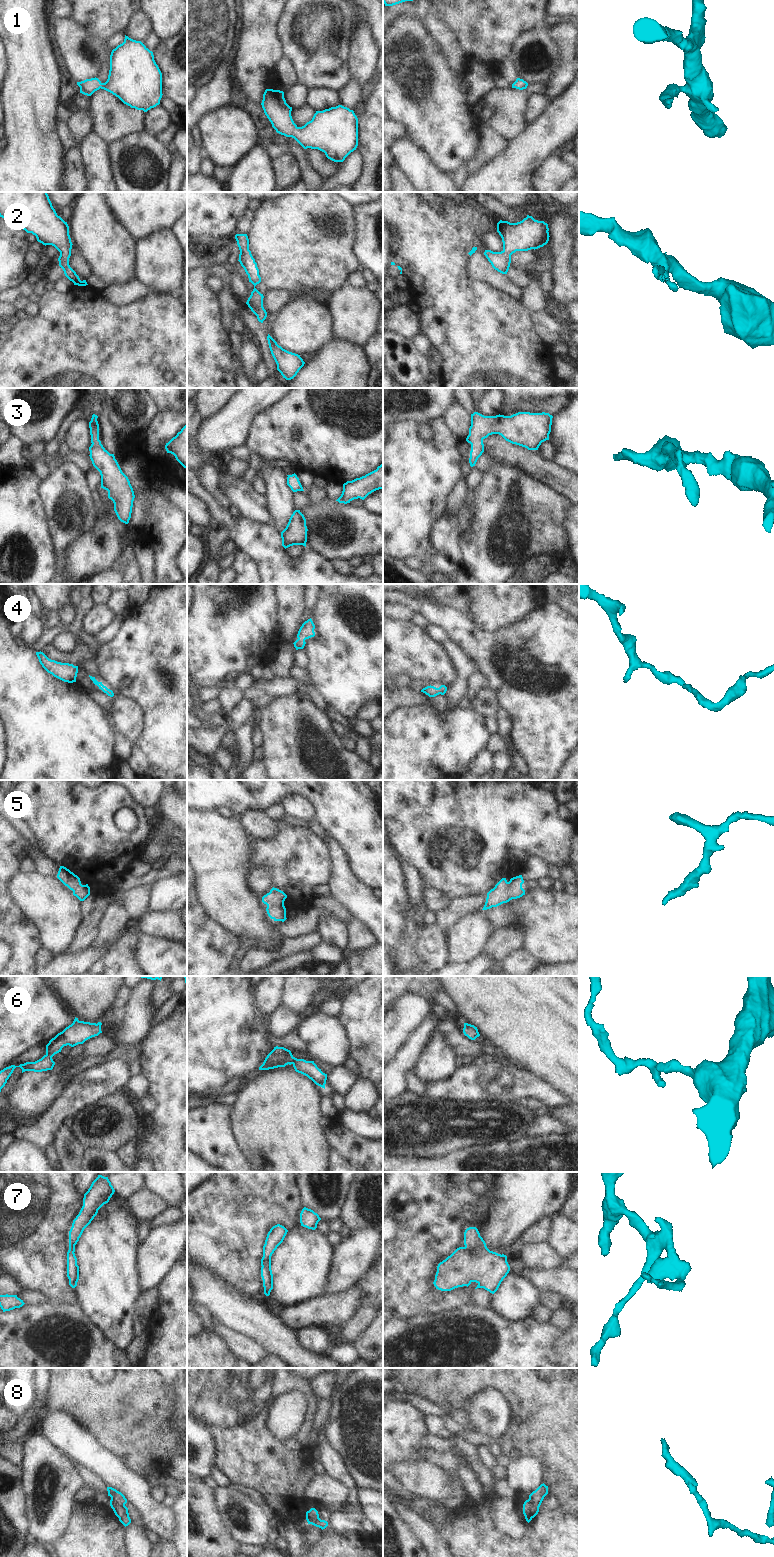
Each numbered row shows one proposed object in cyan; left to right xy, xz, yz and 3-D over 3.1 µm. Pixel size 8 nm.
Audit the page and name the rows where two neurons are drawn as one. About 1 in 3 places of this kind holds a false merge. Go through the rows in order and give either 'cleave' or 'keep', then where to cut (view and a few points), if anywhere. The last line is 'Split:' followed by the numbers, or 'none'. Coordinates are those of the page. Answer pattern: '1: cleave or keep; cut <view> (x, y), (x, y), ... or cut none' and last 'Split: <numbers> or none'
1: keep; cut none
2: keep; cut none
3: keep; cut none
4: keep; cut none
5: keep; cut none
6: keep; cut none
7: keep; cut none
8: cleave; cut xy (110, 1503), (125, 1507)
Split: 8

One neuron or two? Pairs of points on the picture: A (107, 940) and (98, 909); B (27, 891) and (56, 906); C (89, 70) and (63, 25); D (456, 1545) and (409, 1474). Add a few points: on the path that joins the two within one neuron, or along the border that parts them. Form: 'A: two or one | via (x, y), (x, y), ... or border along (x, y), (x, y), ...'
A: two | border along (114, 902), (107, 909), (93, 943)
B: one | via (34, 893), (49, 904)
C: one | via (82, 59), (76, 53), (76, 47), (67, 36)
D: two | border along (411, 1493), (443, 1501)

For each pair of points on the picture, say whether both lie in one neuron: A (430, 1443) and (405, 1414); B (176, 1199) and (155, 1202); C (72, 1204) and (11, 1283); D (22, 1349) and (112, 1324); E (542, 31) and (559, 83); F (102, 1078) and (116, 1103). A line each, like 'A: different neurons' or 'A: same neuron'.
A: different neurons
B: different neurons
C: different neurons
D: different neurons
E: different neurons
F: different neurons

